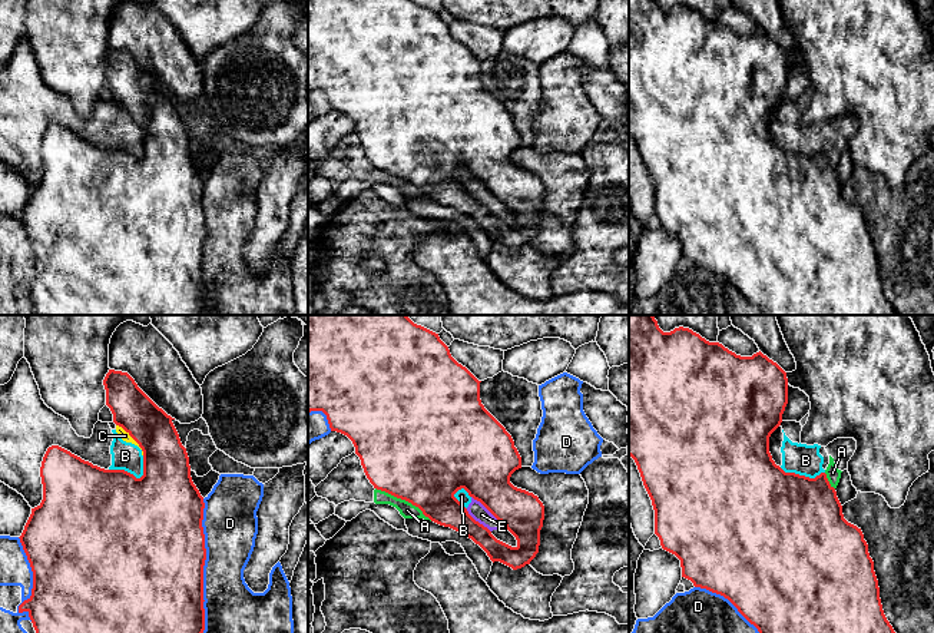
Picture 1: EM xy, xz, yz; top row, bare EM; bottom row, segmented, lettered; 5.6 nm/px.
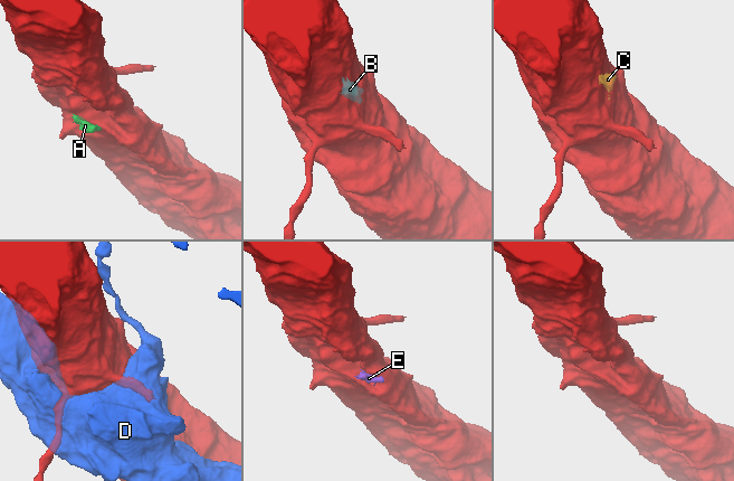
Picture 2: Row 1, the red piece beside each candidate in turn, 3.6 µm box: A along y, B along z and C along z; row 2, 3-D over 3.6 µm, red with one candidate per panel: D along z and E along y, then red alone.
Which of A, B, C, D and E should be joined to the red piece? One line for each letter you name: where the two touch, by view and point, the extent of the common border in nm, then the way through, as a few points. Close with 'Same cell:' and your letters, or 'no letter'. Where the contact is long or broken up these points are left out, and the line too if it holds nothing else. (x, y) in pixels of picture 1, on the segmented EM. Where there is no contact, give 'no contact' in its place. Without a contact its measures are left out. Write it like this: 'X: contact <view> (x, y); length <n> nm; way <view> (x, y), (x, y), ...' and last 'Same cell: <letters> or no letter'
Same cell: no letter

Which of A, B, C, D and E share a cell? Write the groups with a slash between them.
A B C E / D

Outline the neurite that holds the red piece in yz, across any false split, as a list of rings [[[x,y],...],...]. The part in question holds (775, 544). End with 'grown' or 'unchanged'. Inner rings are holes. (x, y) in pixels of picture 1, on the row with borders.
[[[629,315],[629,455],[635,460],[655,510],[655,534],[663,550],[680,560],[682,577],[695,587],[728,599],[759,633],[895,633],[887,620],[874,561],[861,528],[848,523],[827,474],[815,478],[785,473],[769,453],[769,437],[781,425],[788,404],[786,372],[761,351],[741,357],[719,342],[709,342],[689,328],[663,332],[653,315]]]; unchanged

